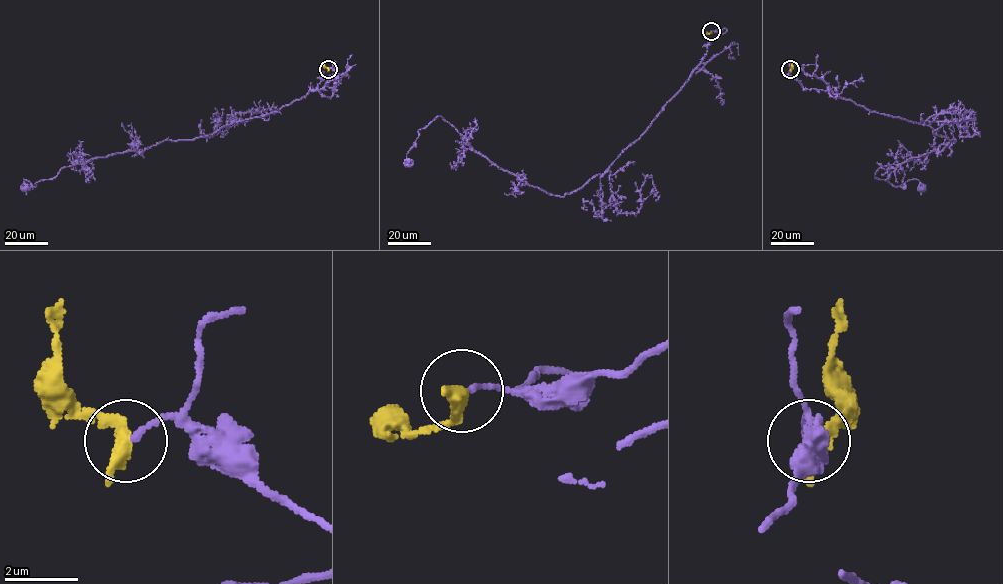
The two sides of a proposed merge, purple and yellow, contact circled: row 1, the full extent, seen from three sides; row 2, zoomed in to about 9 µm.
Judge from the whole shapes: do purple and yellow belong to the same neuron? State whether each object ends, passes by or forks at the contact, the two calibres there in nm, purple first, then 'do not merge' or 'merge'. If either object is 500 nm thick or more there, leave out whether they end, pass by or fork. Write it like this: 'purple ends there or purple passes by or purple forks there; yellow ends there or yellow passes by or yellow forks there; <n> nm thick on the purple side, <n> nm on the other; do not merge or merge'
purple ends there; yellow passes by; 150 nm thick on the purple side, 360 nm on the other; do not merge

